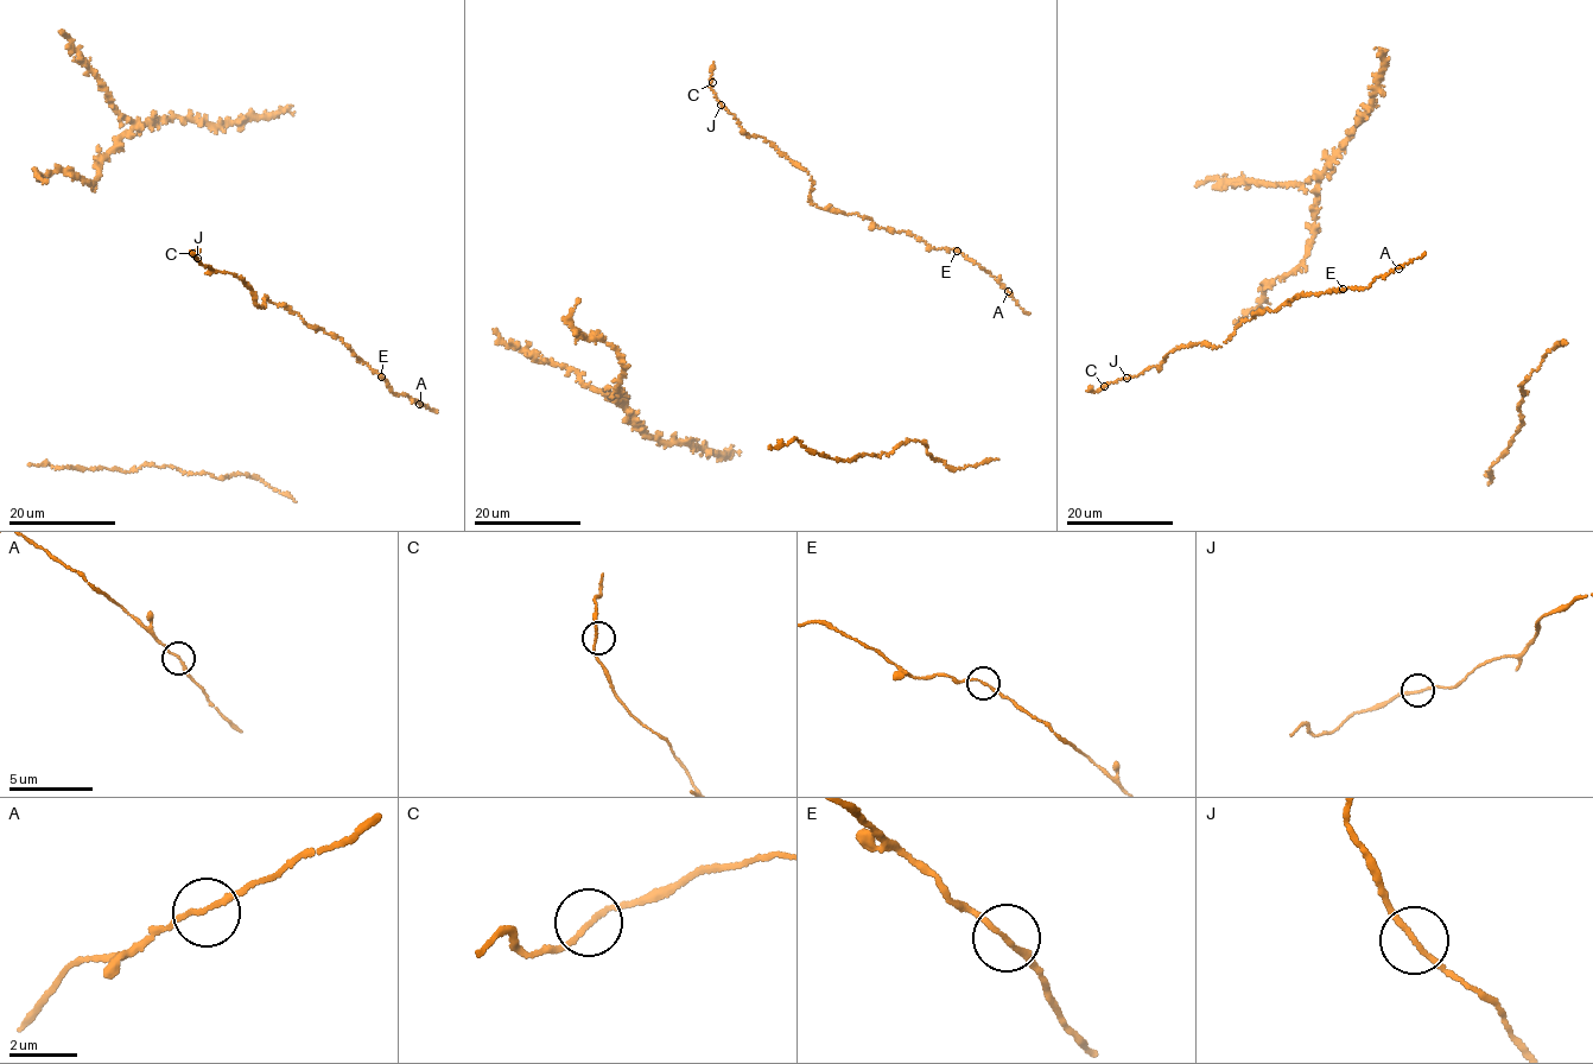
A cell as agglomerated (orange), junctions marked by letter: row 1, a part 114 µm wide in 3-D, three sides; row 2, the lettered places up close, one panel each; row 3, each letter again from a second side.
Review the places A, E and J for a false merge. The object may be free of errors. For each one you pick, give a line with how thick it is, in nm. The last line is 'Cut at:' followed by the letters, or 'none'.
Cut at: none

